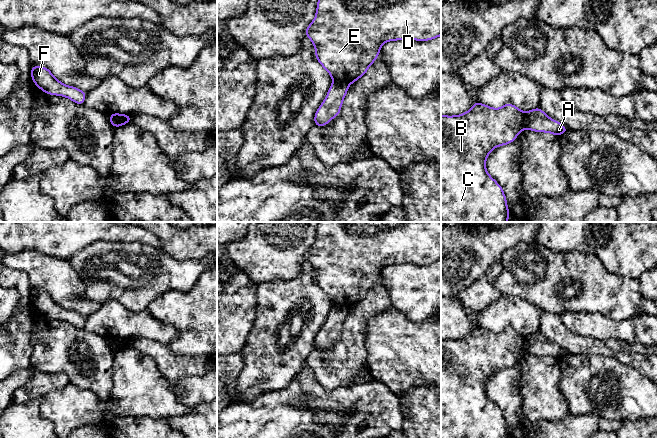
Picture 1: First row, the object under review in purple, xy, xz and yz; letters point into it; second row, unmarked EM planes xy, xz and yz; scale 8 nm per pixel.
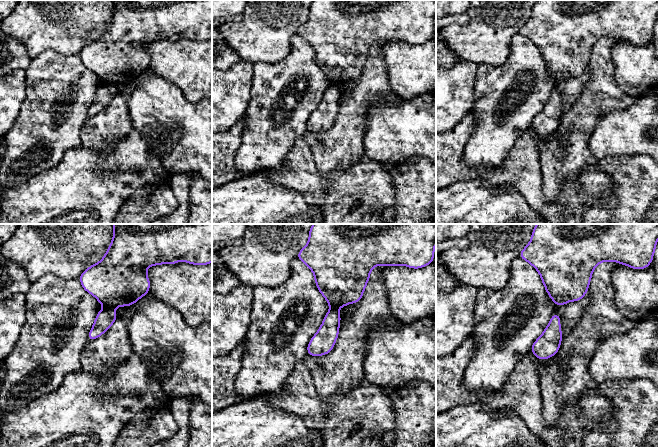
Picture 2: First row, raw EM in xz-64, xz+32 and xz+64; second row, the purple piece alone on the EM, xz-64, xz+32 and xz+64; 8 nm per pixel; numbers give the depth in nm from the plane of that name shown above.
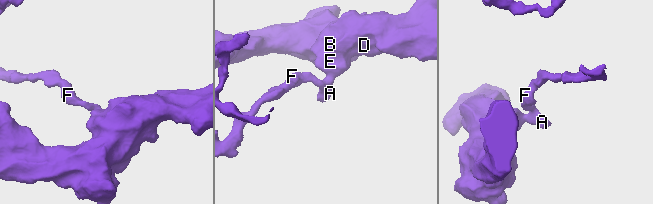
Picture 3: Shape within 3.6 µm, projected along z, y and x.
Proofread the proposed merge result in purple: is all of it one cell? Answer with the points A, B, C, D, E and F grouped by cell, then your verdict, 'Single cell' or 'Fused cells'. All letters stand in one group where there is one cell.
Groups: A F / B C D E. Fused cells

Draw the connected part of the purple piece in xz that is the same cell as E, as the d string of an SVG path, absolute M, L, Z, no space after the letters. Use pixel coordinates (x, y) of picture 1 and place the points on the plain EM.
M320 222L316 240L305 253L311 263L319 287L328 295L334 306L354 307L378 282L381 269L393 264L435 263L441 259L441 222Z

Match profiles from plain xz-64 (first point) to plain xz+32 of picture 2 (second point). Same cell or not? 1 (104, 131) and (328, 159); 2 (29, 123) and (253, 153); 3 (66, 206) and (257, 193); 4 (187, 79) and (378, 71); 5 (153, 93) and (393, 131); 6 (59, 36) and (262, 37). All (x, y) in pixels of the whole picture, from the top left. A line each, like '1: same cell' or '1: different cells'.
1: same cell
2: same cell
3: same cell
4: different cells
5: same cell
6: same cell

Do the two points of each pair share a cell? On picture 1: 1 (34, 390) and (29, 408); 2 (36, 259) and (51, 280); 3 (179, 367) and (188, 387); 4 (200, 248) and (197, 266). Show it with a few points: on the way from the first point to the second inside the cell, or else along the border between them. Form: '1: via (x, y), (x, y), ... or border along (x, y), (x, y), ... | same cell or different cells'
1: border along (40, 397), (23, 403), (16, 403), (14, 401) | different cells
2: via (36, 264), (47, 275) | same cell
3: border along (206, 372), (202, 375), (184, 376), (173, 382) | different cells
4: border along (206, 255), (200, 258), (174, 259) | different cells

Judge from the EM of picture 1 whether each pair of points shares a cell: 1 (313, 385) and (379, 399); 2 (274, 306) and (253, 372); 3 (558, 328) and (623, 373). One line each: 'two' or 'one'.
1: one
2: one
3: two

